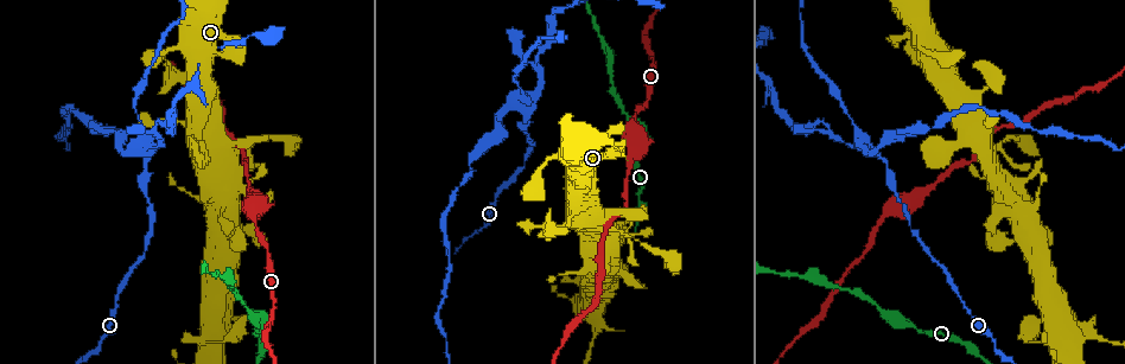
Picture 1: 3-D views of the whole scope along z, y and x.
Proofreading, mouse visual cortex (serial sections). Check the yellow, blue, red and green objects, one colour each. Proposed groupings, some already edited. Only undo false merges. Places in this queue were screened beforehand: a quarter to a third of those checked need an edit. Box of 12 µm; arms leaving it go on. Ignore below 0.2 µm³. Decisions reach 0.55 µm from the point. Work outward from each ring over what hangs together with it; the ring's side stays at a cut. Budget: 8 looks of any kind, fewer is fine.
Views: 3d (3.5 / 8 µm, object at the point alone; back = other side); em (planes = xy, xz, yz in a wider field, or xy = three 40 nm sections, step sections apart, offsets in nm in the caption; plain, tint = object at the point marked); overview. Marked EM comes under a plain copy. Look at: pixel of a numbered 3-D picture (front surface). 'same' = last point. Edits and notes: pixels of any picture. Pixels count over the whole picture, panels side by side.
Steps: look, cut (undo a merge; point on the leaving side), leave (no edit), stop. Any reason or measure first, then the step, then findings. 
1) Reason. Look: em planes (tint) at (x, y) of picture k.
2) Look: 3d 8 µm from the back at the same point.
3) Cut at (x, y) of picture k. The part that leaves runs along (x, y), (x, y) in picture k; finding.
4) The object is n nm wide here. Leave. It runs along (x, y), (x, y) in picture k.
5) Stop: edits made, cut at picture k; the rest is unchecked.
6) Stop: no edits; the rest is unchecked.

Calibre changes. Look: 3d 3.5 µm at (1072, 332) of picture 1.

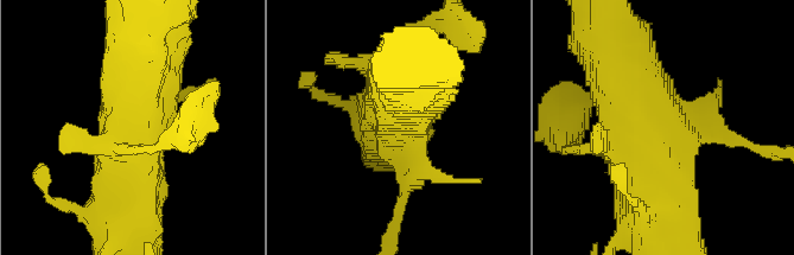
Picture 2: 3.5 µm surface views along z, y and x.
Look: em xy step 5 (tint) at (404, 126) of picture 2.

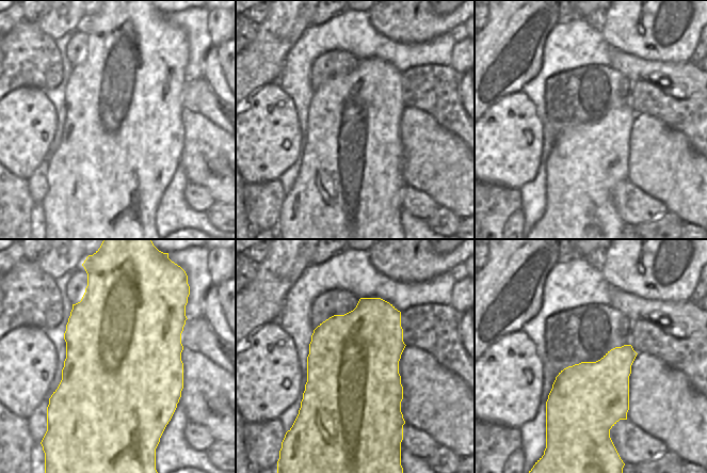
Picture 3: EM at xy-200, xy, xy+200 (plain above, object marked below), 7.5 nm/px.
Leave. It runs along (611, 52), (642, 133), (658, 205) in picture 2; all the same cell.

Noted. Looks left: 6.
A narrow waist. Look: 3d 3.5 µm at (525, 109) of picture 1.

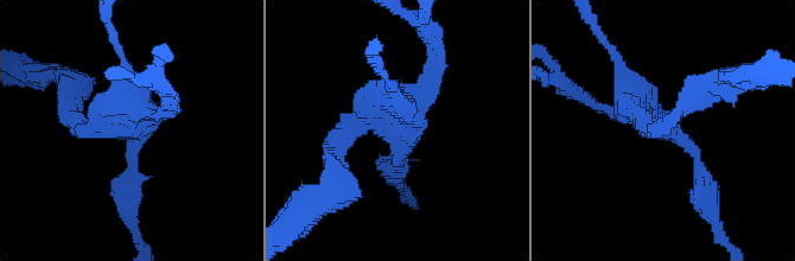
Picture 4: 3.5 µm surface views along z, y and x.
Look: em planes (tint) at (134, 130) of picture 4.

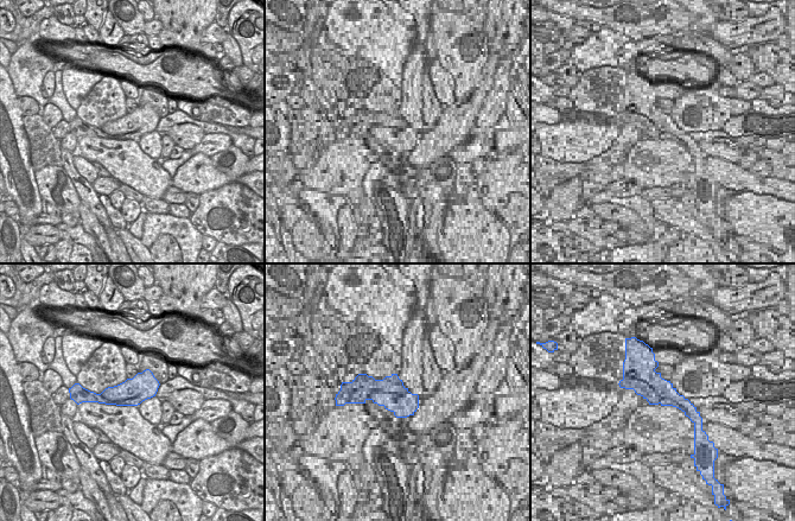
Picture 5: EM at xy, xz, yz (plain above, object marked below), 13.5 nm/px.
Cut at (587, 101) of picture 4. A border runs along (100, 394), (112, 402) in picture 5; a second cell is stuck on.

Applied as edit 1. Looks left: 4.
Sudden change in width. Look: 3d 3.5 µm from the back at (626, 234) of picture 1.

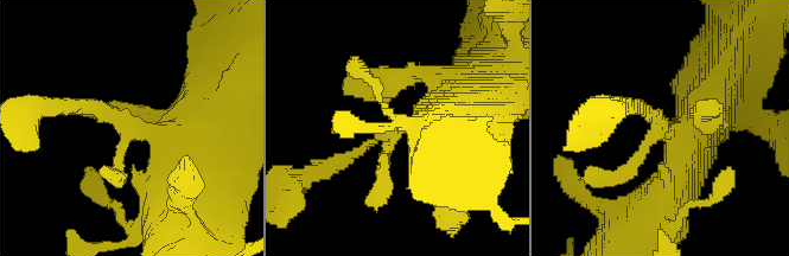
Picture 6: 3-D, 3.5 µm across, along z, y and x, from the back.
Look: em planes (tint) at (129, 124) of picture 6.

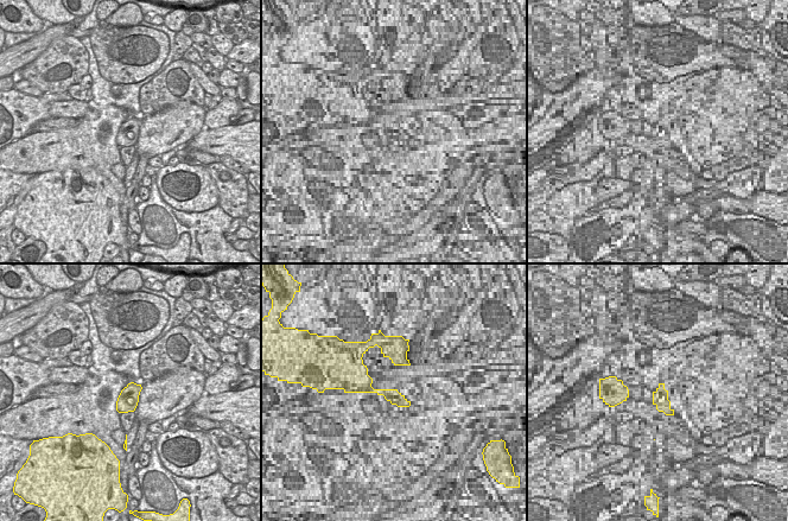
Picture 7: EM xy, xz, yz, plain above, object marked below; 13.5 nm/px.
Leave. All the same cell.

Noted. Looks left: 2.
Stop: edits made, cut at picture 4; the rest is unchecked.

